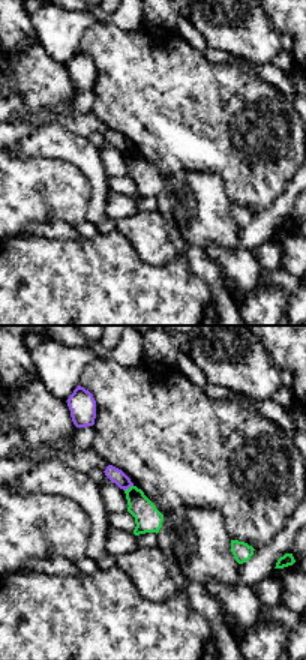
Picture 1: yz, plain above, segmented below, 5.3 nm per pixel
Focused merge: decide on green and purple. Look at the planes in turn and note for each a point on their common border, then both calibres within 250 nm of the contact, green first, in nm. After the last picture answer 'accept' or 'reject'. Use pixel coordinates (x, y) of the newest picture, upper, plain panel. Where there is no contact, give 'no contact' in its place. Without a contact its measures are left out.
contact (129, 152); calibres 140 and 80 nm

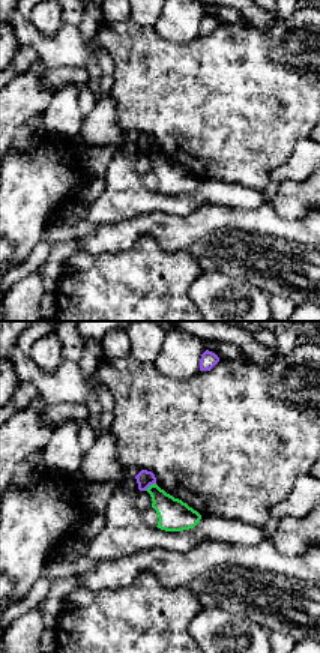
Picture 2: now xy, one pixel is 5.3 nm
contact (150, 149); calibres 170 and 90 nm

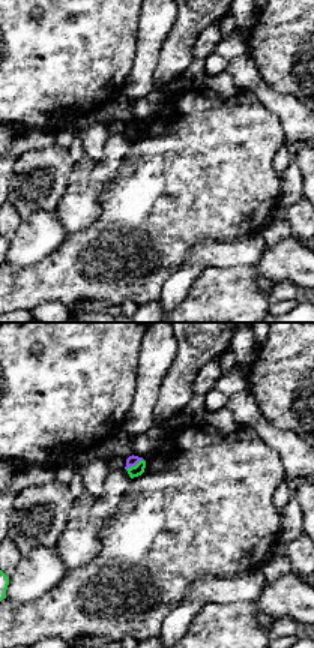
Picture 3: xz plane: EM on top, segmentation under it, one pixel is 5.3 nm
contact (135, 129); calibres 60 and 60 nm

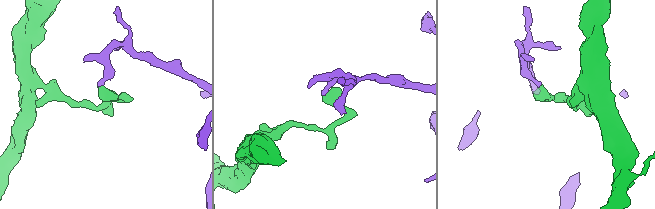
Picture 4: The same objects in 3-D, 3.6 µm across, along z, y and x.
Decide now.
reject

